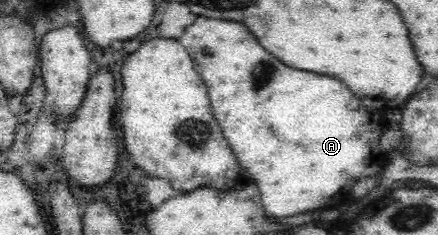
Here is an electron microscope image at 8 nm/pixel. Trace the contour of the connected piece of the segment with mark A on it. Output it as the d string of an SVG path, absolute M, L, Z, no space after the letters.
M198 16L186 27L180 44L190 52L198 74L208 86L214 116L238 156L240 166L250 172L260 188L268 216L286 218L340 204L360 178L376 176L384 168L387 154L380 150L378 140L387 131L385 115L378 114L378 110L376 114L370 114L340 80L282 64L266 52L240 22Z

